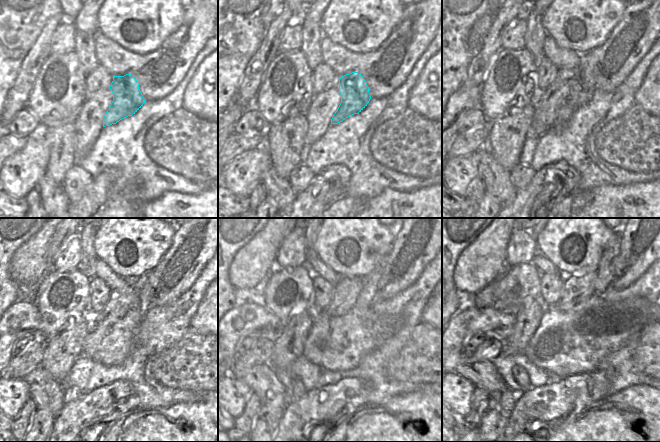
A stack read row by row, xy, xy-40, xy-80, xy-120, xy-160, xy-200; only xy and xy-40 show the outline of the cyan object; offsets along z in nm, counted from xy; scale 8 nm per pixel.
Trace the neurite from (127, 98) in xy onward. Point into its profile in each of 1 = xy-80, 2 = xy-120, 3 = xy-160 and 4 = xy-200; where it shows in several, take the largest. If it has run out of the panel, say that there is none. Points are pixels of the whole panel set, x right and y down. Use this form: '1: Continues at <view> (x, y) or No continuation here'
1: Continues at xy-80 (582, 89)
2: Continues at xy-120 (141, 303)
3: Continues at xy-160 (369, 294)
4: Continues at xy-200 (606, 268)

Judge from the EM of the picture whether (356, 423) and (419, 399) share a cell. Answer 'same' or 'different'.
same

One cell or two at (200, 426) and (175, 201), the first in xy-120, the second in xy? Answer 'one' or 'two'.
one

